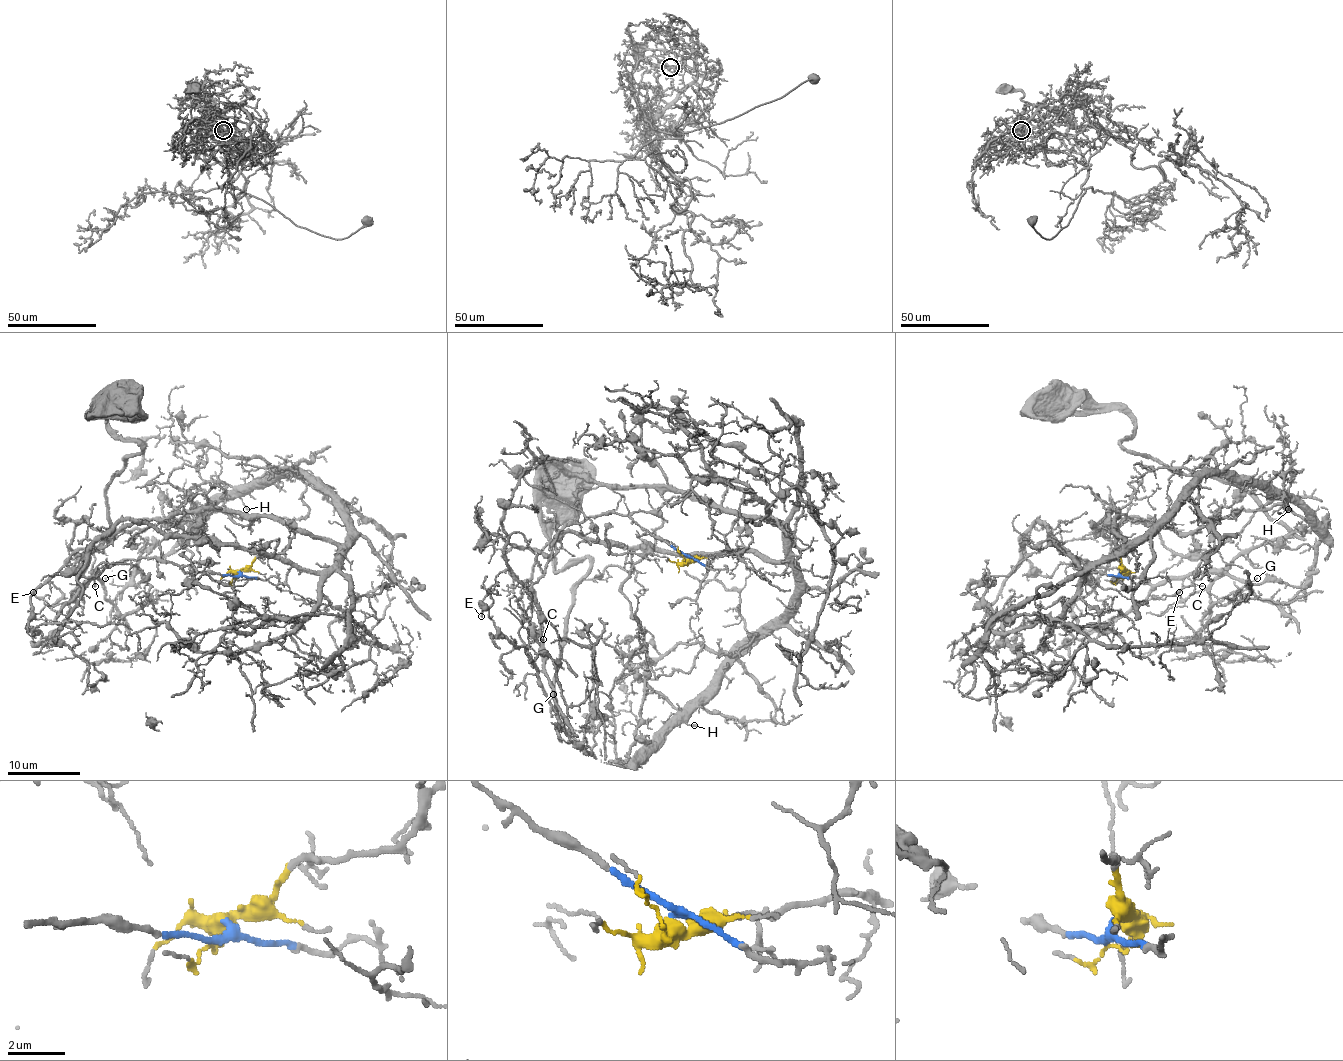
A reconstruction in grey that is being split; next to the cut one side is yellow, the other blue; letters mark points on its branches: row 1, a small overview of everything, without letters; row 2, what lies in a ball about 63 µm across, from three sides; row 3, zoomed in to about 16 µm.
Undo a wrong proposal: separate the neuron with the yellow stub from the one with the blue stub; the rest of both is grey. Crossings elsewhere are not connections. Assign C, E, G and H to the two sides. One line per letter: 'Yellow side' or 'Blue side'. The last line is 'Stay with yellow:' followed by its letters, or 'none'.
C: Blue side
E: Blue side
G: Blue side
H: Yellow side
Stay with yellow: H

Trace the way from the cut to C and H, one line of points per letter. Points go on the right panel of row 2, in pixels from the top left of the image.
C: (1121, 572), (1083, 572), (1076, 563), (1079, 557), (1096, 566), (1119, 568), (1150, 585), (1188, 577), (1203, 586)
H: (1121, 572), (1114, 532), (1125, 543), (1137, 541), (1207, 475), (1250, 475), (1285, 495), (1288, 510)

